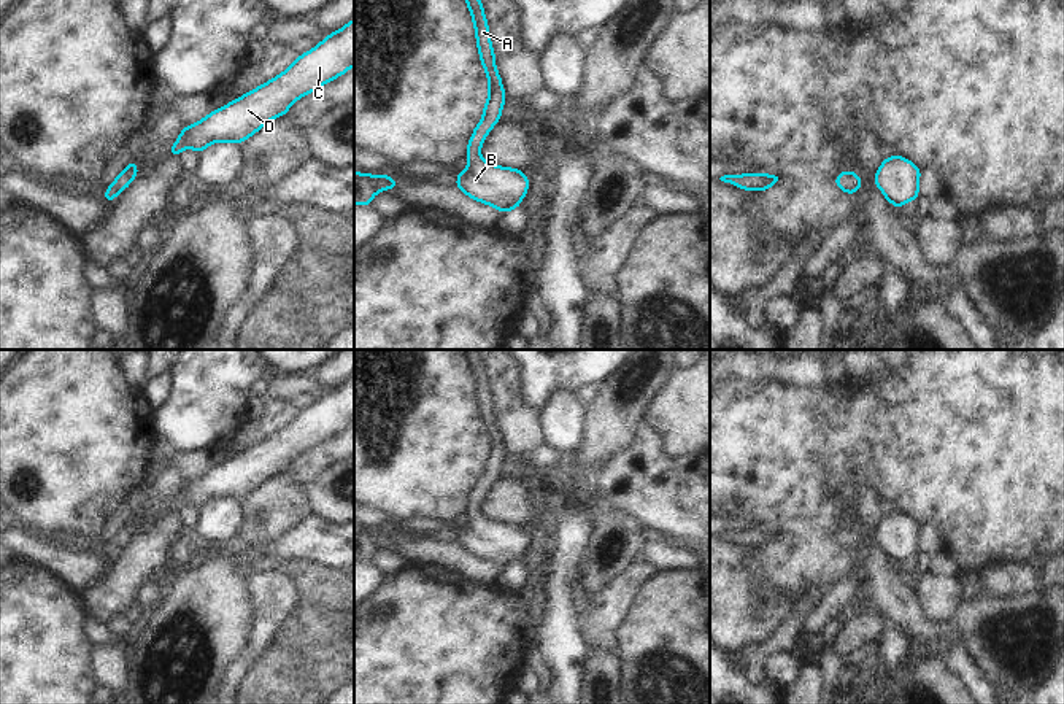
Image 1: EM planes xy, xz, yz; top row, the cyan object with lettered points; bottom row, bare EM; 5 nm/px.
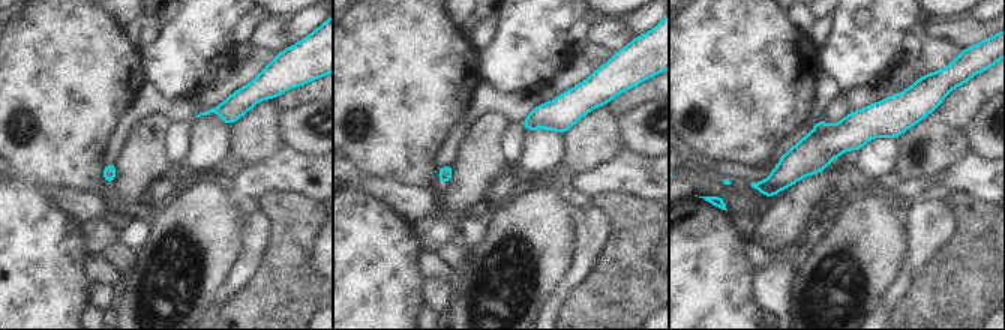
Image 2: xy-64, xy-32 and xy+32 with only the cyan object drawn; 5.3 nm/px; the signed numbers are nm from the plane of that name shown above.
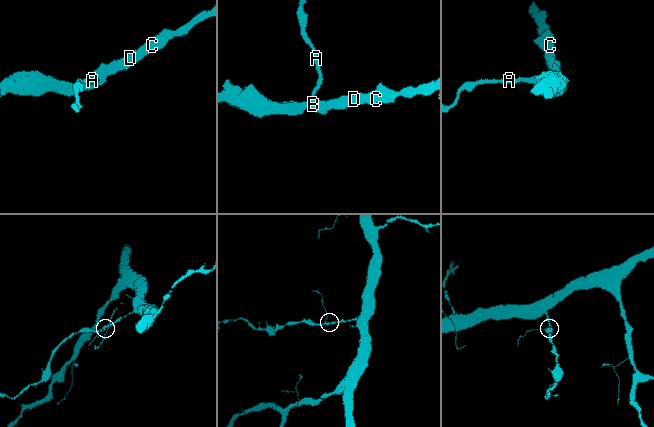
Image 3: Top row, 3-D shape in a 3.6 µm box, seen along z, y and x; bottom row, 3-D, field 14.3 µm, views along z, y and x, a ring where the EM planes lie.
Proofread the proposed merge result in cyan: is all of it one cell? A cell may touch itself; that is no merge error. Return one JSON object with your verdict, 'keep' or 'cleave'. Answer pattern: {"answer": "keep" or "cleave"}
{"answer": "keep"}

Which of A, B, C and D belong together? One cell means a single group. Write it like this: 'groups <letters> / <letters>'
groups A B C D

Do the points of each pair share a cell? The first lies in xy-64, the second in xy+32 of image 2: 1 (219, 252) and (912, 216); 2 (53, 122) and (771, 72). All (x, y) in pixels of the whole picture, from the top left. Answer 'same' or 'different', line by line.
1: different
2: same

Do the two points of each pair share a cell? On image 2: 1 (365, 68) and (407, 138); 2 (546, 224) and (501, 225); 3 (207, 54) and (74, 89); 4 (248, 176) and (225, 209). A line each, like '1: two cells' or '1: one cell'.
1: one cell
2: one cell
3: two cells
4: two cells

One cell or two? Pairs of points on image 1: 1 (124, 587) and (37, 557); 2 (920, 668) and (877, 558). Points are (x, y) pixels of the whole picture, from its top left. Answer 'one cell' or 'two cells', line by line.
1: two cells
2: two cells

